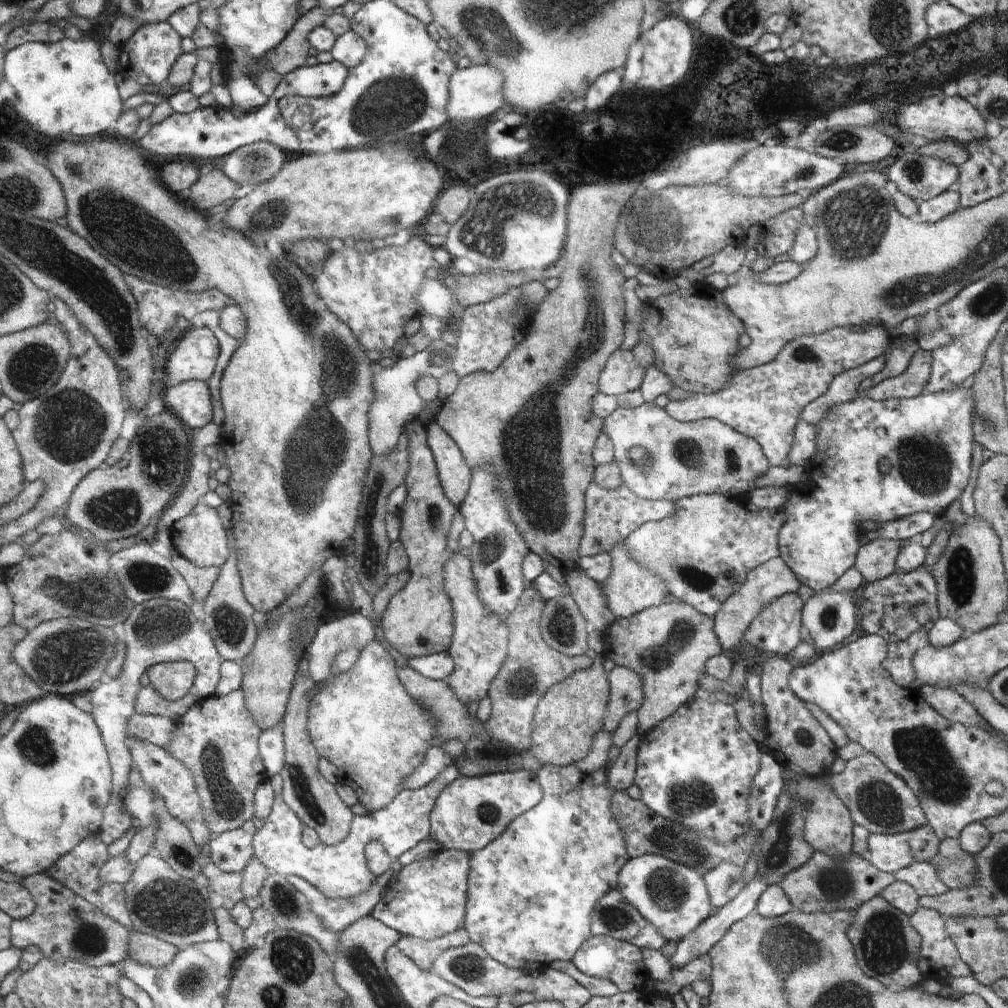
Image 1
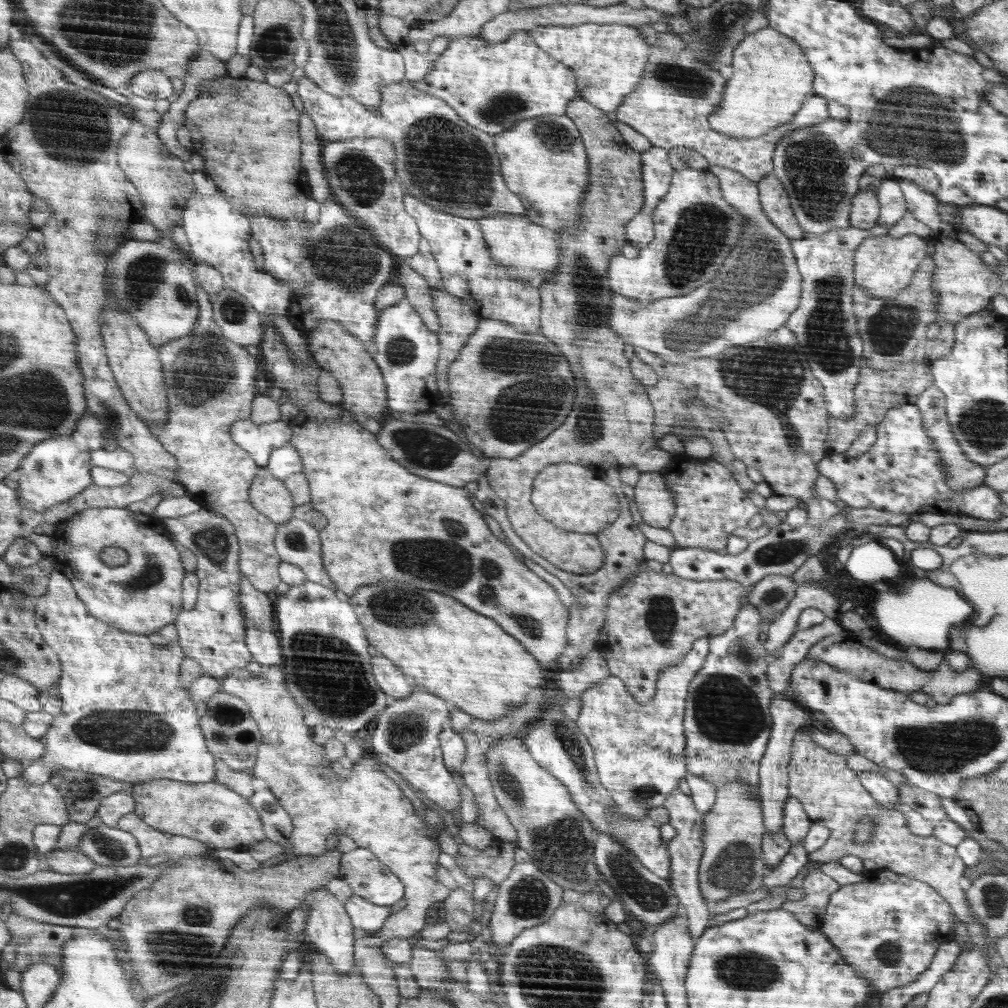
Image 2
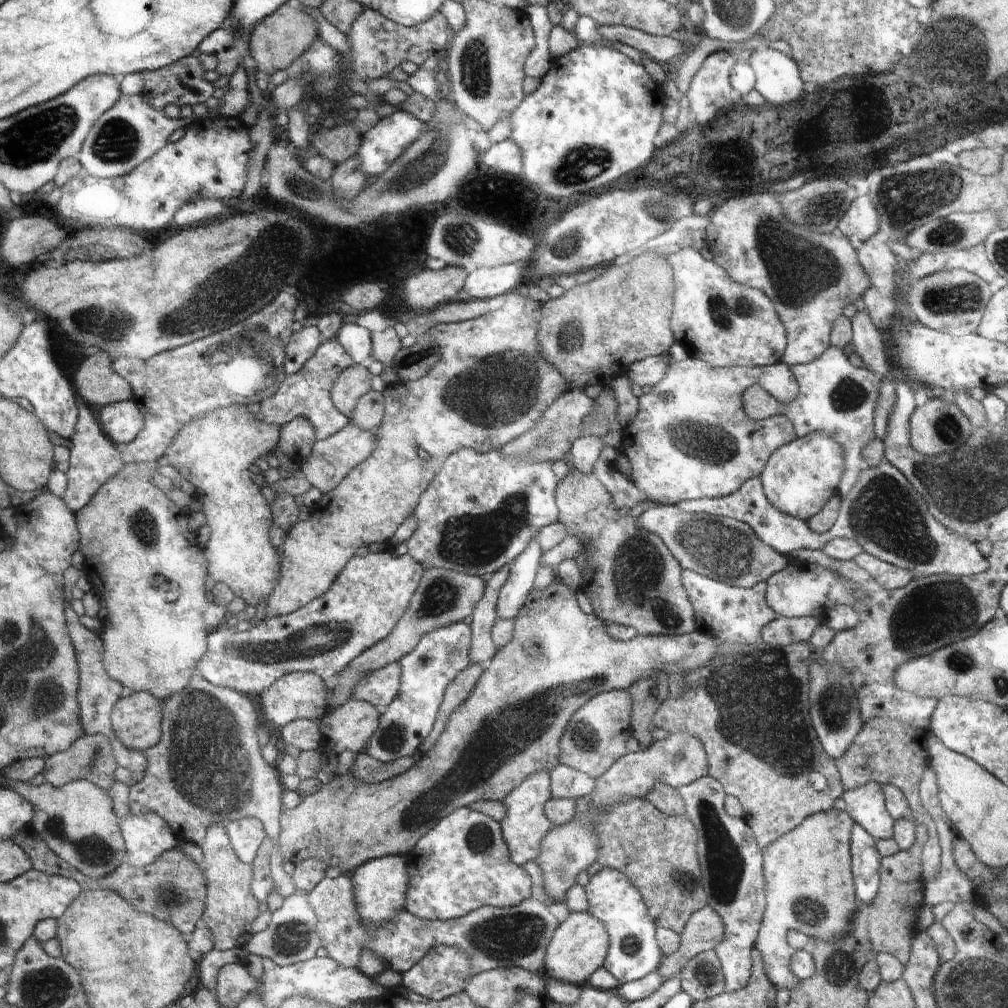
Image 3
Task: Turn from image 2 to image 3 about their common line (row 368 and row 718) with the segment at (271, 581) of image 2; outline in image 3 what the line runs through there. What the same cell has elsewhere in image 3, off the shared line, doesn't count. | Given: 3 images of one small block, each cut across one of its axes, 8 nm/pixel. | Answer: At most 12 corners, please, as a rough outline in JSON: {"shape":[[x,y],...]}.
{"shape":[[197,674],[165,702],[161,744],[131,789],[202,846],[257,817],[283,870],[278,774],[247,696]]}

